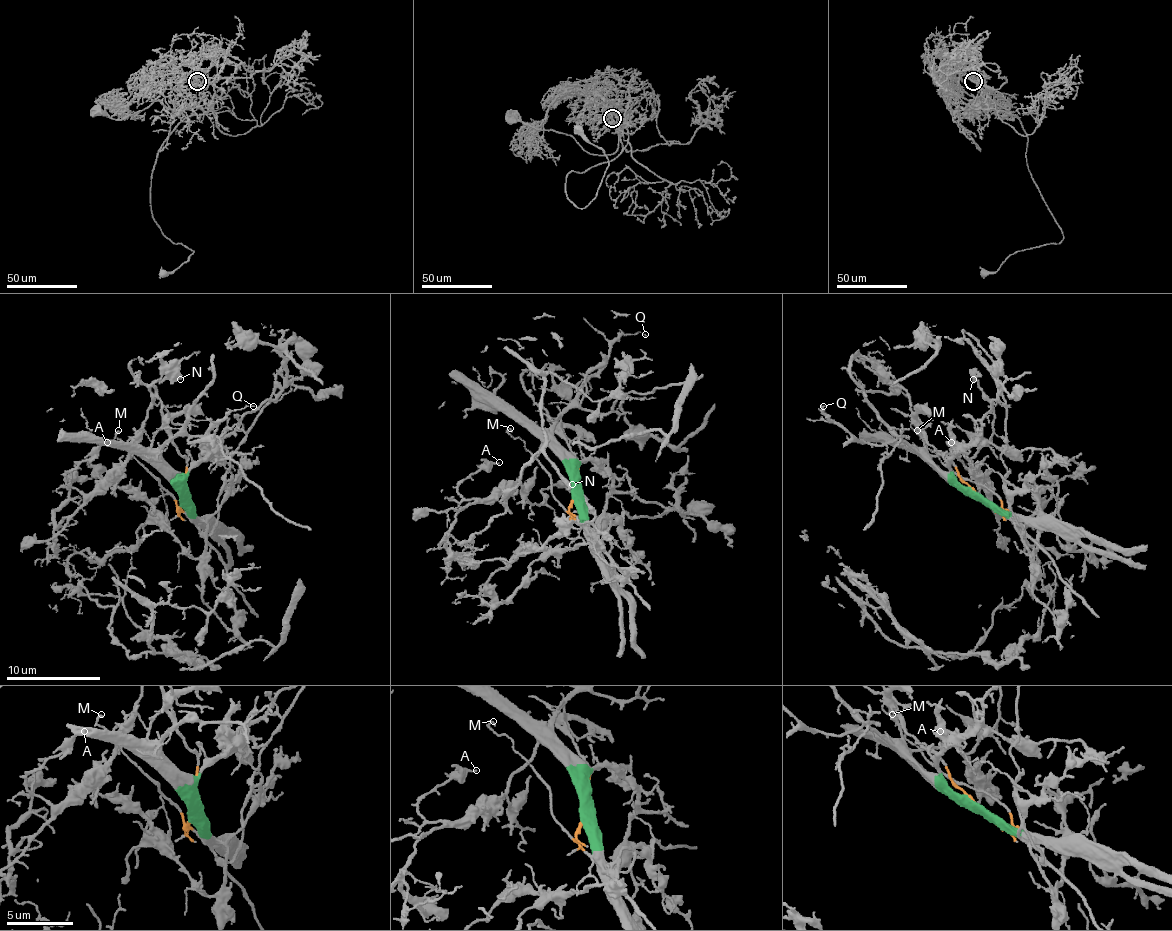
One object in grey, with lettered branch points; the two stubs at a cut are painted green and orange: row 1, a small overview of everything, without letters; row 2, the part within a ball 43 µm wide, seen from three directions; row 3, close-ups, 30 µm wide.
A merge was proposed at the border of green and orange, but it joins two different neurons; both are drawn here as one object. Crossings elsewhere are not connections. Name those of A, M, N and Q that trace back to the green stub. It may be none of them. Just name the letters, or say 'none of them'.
A, N, Q

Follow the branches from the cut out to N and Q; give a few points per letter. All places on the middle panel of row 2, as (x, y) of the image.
N: (577, 490), (575, 474), (544, 443), (523, 469), (520, 492), (532, 504), (539, 504), (549, 485), (572, 483)
Q: (577, 490), (575, 459), (553, 436), (553, 424), (577, 408), (584, 379), (622, 335), (645, 335)

